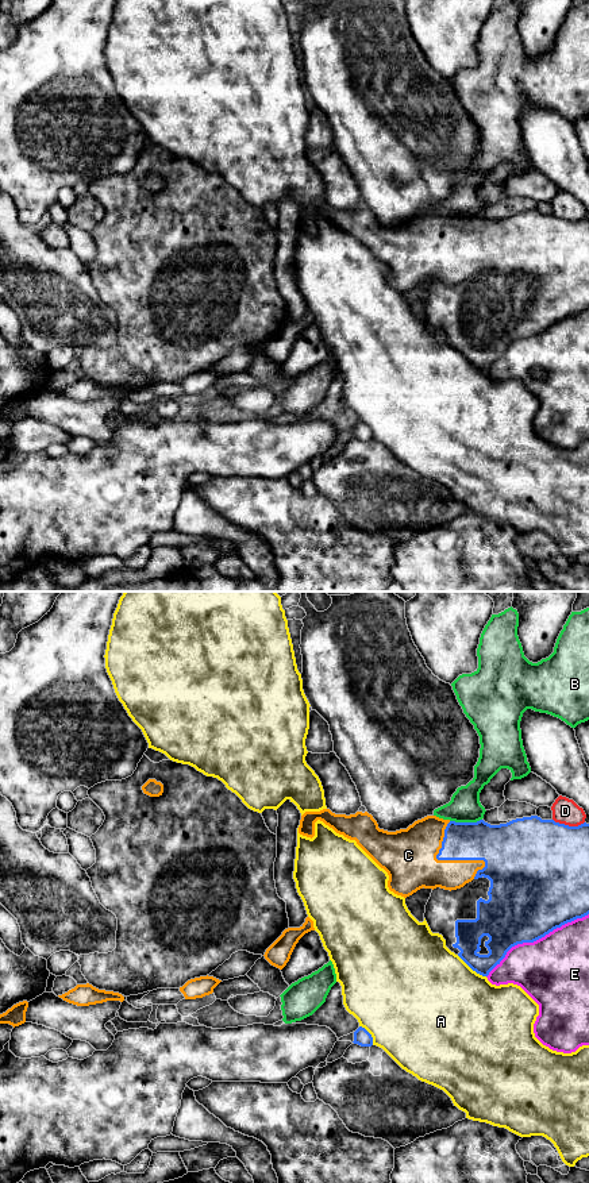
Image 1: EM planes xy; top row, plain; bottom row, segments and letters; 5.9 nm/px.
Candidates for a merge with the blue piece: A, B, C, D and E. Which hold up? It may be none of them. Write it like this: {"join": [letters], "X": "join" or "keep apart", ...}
{"join": ["C"], "A": "keep apart", "B": "keep apart", "C": "join", "D": "keep apart", "E": "keep apart"}

